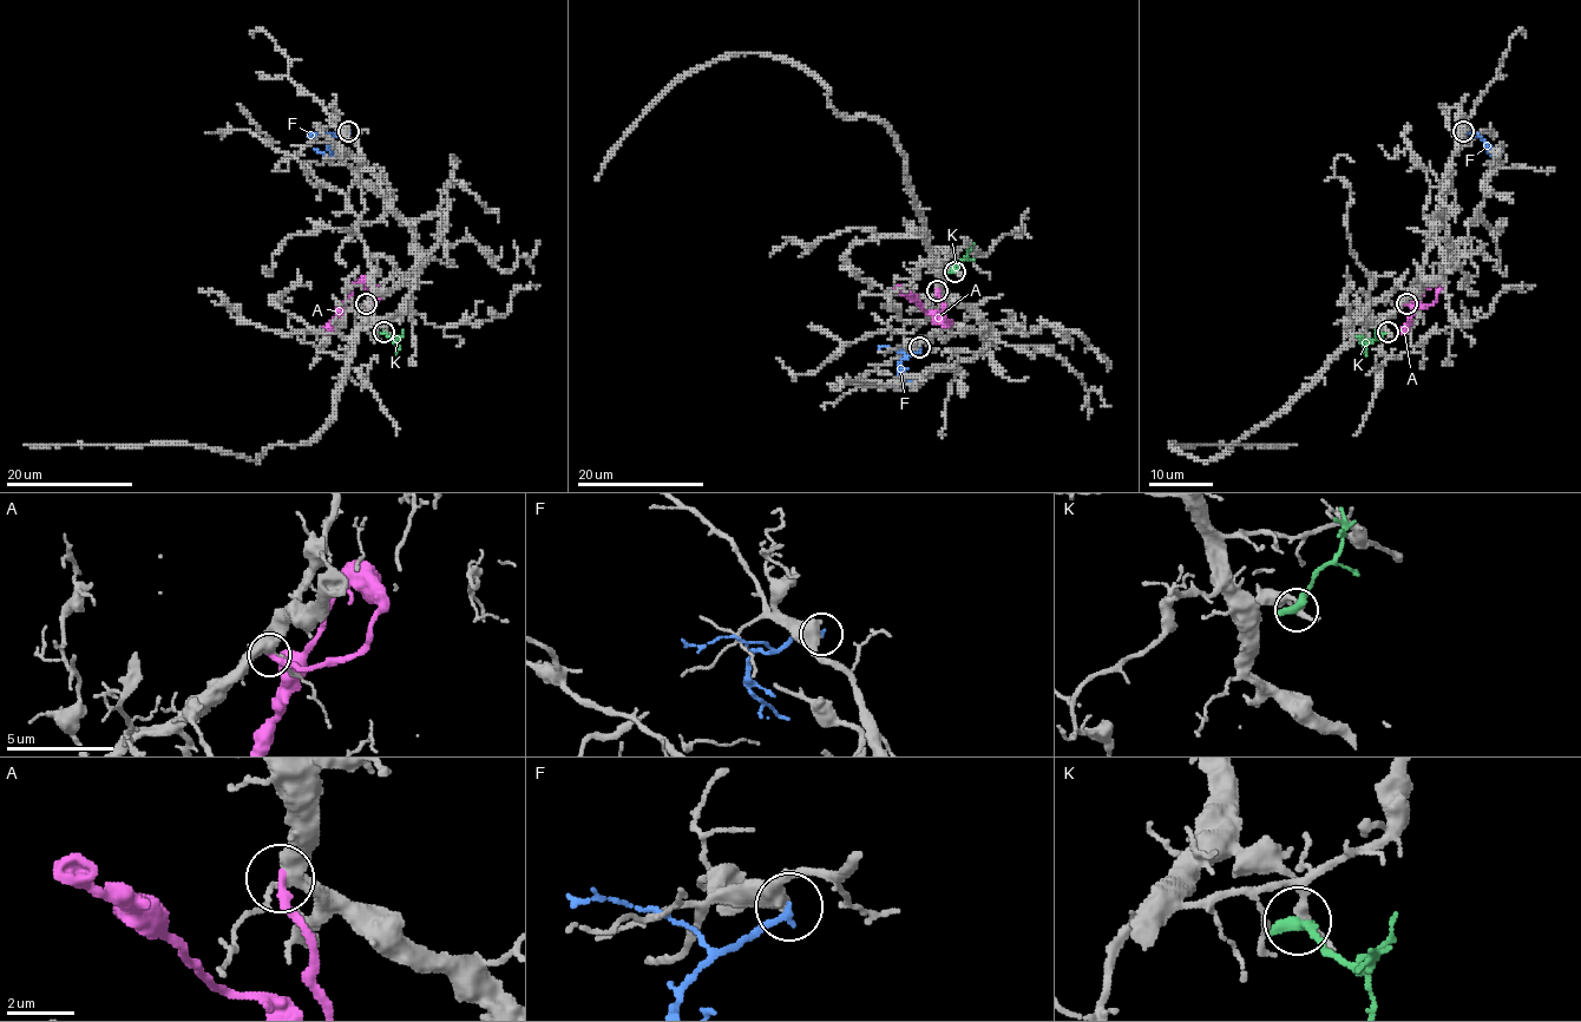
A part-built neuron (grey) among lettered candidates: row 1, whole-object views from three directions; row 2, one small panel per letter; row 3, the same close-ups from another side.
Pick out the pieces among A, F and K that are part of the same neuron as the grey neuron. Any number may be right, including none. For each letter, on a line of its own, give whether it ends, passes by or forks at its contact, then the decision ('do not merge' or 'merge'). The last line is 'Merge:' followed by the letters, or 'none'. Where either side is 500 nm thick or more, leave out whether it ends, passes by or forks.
A: it ends; do not merge
F: do not merge
K: it ends; do not merge
Merge: none

